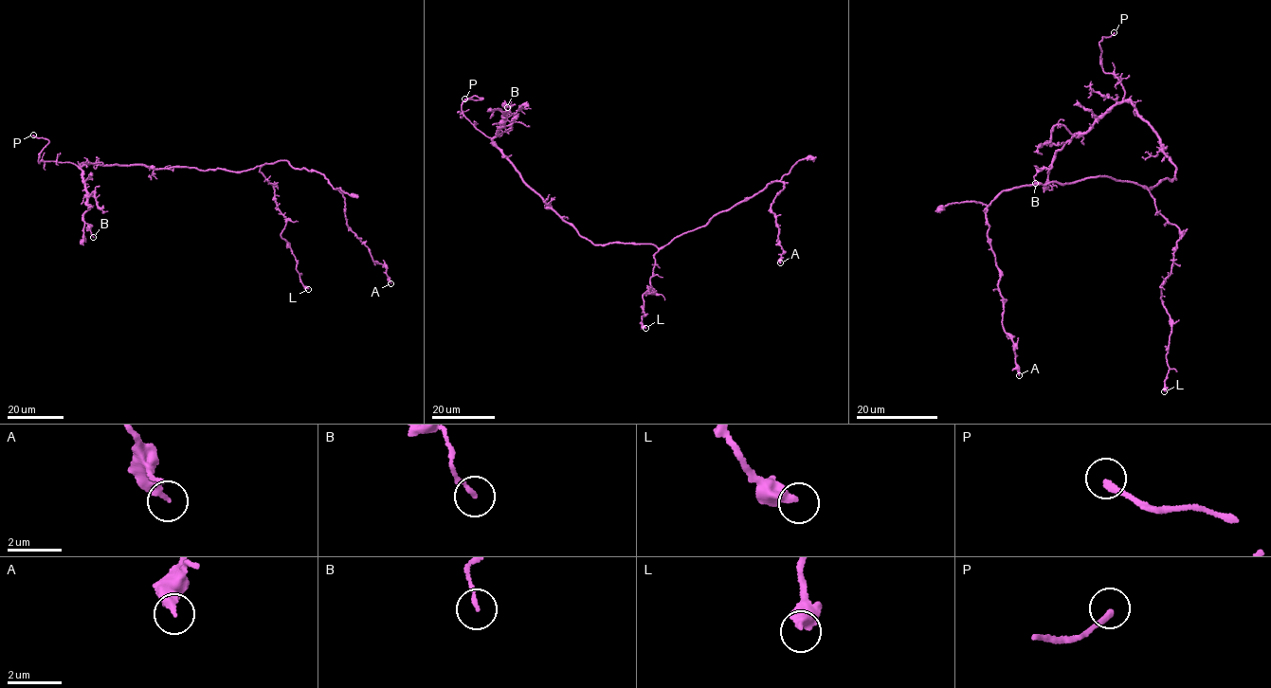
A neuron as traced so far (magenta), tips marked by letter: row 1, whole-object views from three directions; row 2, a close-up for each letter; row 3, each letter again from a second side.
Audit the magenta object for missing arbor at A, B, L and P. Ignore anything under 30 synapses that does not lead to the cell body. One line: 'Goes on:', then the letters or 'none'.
Goes on: P

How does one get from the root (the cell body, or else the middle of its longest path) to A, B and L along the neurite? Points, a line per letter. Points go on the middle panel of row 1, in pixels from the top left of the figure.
A: (650, 244), (662, 248), (753, 196), (769, 184), (780, 181), (783, 188), (770, 208), (783, 250), (780, 262)
B: (650, 244), (593, 244), (548, 208), (493, 141), (503, 123), (504, 113), (499, 110), (503, 113), (507, 107)
L: (650, 244), (658, 250), (647, 291), (654, 294), (642, 296), (644, 314), (640, 323), (645, 328)

